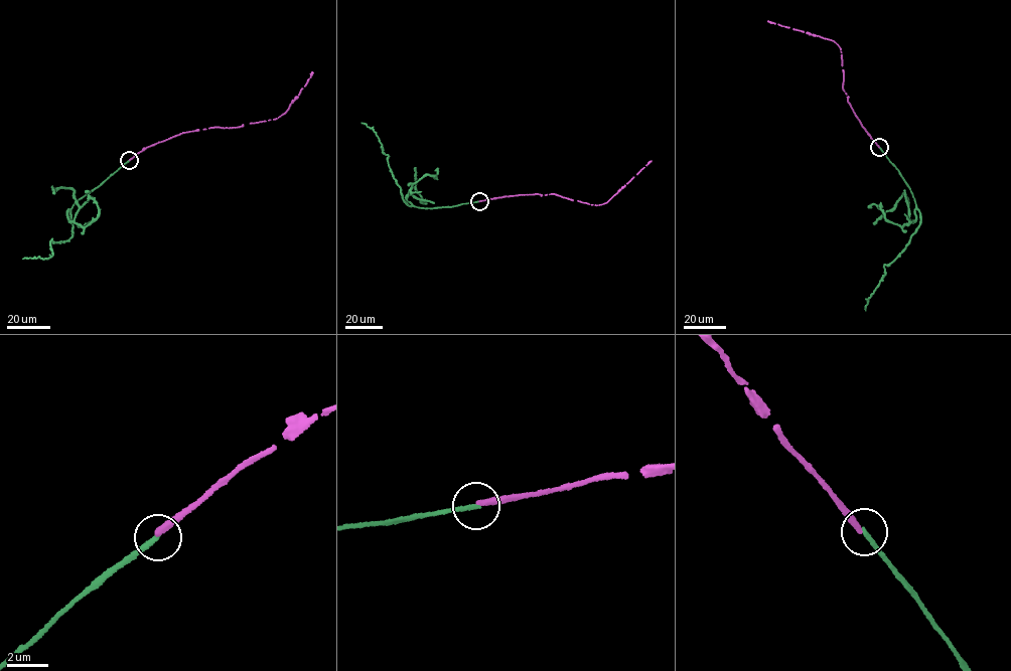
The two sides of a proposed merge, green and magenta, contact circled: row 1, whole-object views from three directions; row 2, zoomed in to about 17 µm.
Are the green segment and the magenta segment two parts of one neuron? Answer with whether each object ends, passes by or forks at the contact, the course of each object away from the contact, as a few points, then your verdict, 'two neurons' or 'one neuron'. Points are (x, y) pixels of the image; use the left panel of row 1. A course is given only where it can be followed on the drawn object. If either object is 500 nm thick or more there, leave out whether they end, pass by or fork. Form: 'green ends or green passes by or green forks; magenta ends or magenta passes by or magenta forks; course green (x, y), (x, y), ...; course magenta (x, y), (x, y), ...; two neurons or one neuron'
green ends; magenta ends; course green (129, 160), (78, 199), (70, 211), (73, 237), (62, 241), (52, 239), (49, 258), (22, 259); course magenta (129, 160), (152, 145), (182, 133), (276, 119), (286, 112), (313, 71); two neurons

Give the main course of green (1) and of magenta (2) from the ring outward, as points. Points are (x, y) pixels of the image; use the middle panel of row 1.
1: (479, 201), (432, 208), (408, 205), (403, 200), (388, 155), (382, 152), (376, 133), (360, 123)
2: (479, 201), (506, 195), (553, 193), (591, 205), (601, 204), (652, 160)

